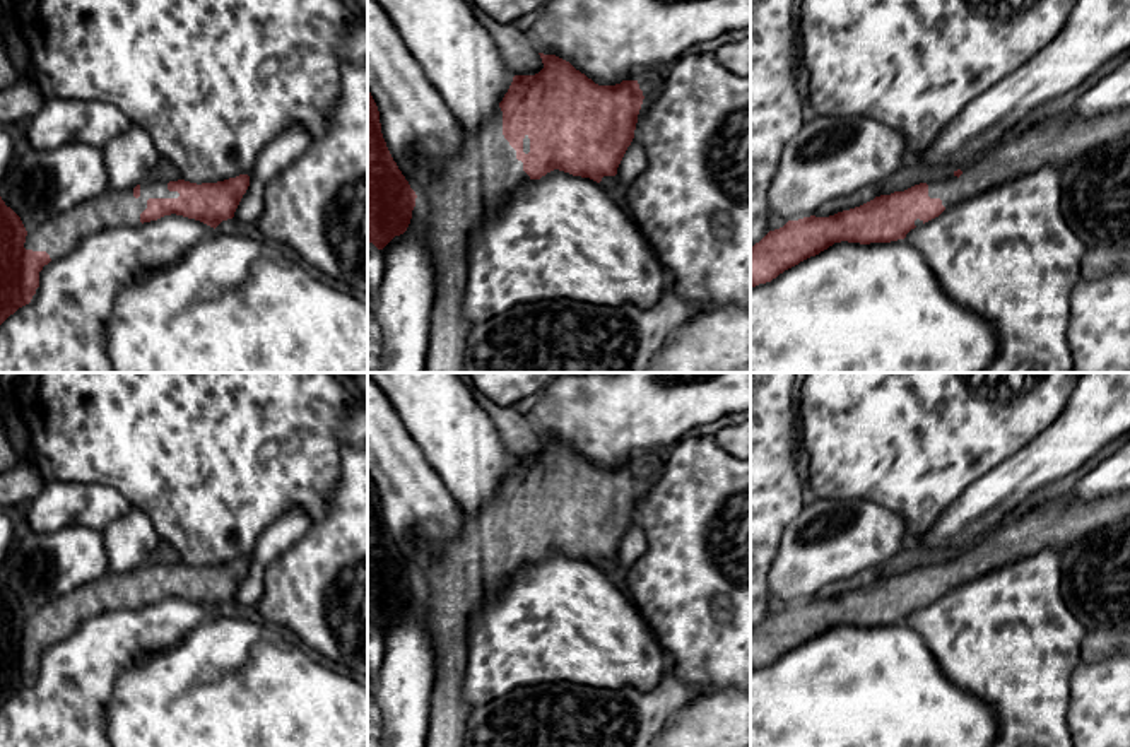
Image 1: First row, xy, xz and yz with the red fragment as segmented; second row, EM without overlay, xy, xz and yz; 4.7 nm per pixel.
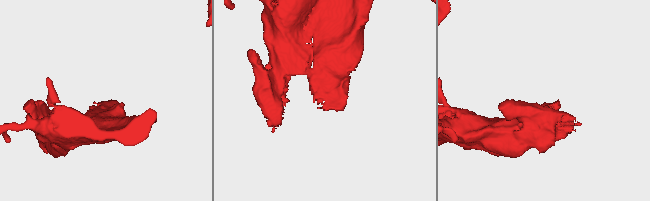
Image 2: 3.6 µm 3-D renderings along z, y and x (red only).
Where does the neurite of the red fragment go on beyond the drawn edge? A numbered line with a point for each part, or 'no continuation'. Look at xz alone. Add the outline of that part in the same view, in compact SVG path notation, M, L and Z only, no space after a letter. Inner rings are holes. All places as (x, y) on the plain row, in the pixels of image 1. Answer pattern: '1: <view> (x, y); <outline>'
1: xz (484, 556); M503 494L479 511L463 511L463 528L441 559L415 576L427 602L434 687L426 747L465 747L470 706L463 699L467 631L482 600L530 559L503 518Z

